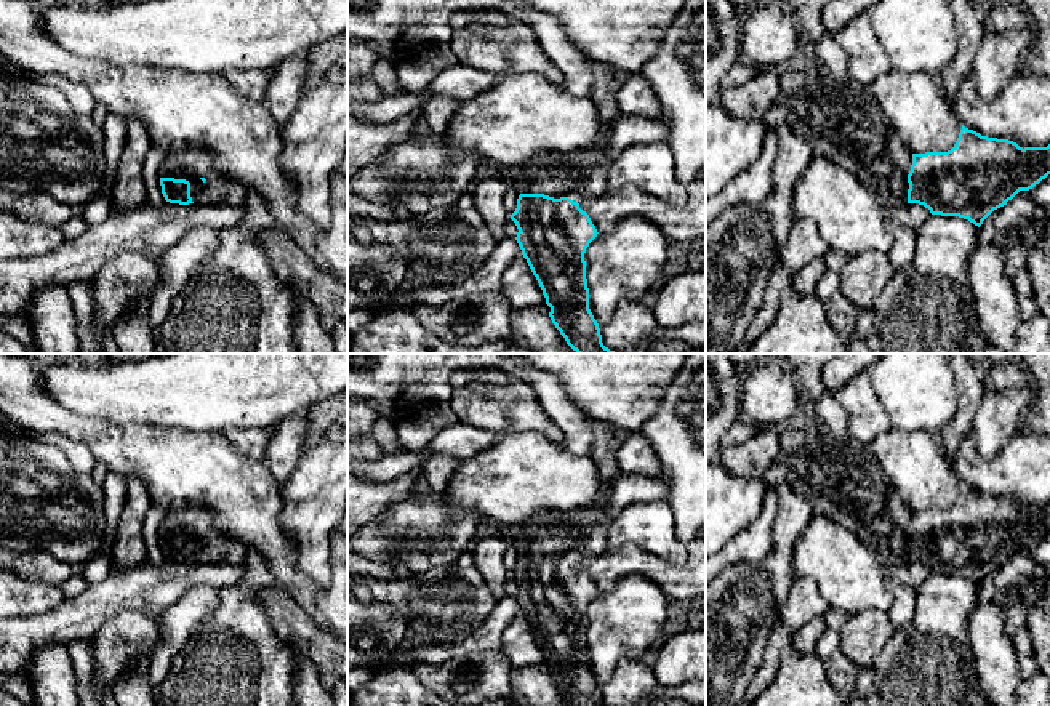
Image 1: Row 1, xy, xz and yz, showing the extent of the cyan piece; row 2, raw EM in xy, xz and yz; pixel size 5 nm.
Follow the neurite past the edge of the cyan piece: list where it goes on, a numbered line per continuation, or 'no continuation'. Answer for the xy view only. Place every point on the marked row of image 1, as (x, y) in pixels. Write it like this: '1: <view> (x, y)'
1: xy (192, 164)

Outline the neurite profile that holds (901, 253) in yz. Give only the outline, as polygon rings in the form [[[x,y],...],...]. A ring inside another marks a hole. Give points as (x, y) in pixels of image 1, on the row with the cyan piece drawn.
[[[888,215],[885,226],[893,239],[893,245],[888,251],[890,263],[895,271],[903,271],[916,256],[917,232],[892,219]]]

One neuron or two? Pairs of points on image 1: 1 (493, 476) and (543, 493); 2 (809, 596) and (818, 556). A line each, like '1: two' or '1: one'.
1: one
2: two

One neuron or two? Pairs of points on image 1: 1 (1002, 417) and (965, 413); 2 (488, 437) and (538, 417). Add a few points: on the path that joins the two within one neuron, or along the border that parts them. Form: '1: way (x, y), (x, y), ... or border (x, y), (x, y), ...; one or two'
1: border (986, 391), (973, 417), (970, 434); two
2: border (464, 423), (509, 433); two

